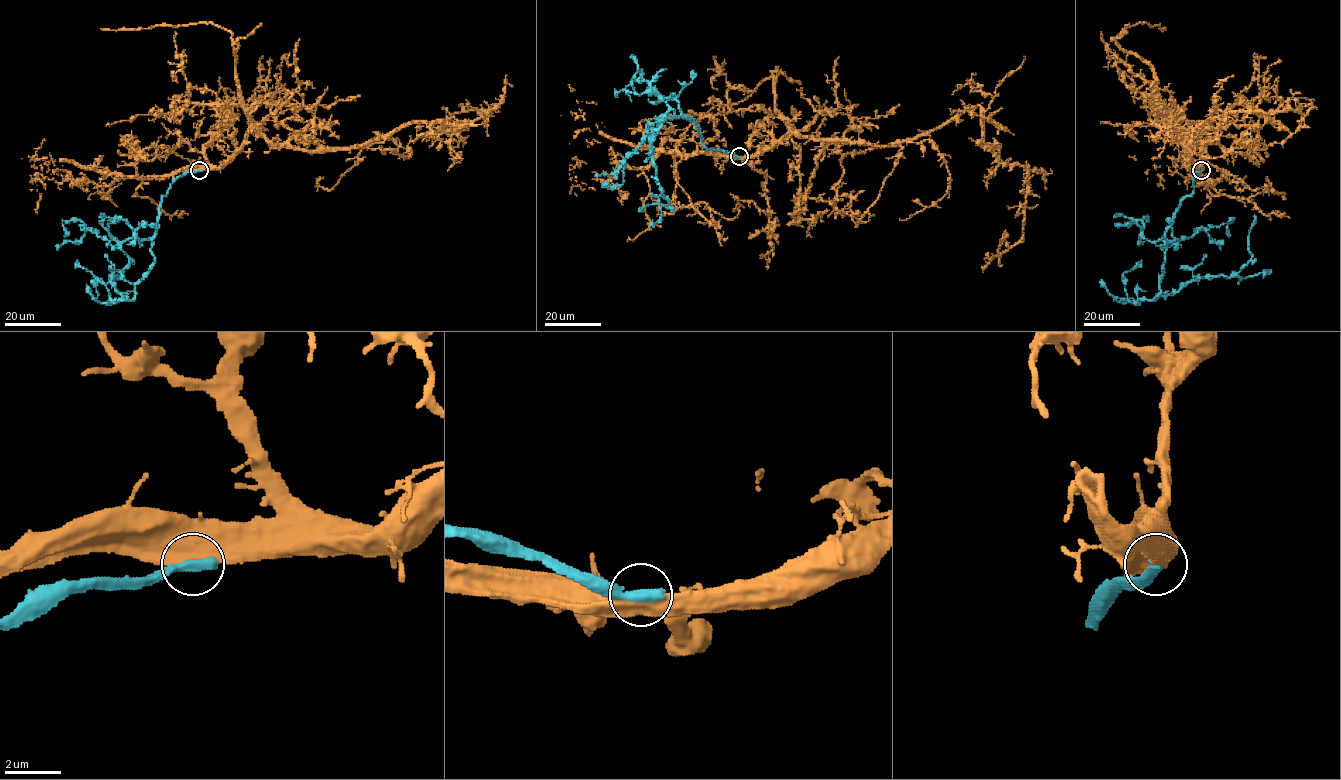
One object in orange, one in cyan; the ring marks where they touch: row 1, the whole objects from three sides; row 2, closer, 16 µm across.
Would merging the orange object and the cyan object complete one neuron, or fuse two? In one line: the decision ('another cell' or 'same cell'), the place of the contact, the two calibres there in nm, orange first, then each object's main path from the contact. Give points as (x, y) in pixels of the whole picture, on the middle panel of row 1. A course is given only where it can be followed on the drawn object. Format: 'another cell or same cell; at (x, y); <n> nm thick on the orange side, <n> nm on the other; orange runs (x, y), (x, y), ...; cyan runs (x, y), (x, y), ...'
another cell; at (739, 156); 750 nm thick on the orange side, 420 nm on the other; orange runs (739, 157), (792, 133), (898, 145), (979, 106), (983, 142), (1027, 171), (1022, 238), (990, 259), (1005, 229); cyan runs (739, 157), (708, 149), (695, 121), (669, 110), (651, 144), (656, 181), (668, 207), (654, 203), (641, 210)

